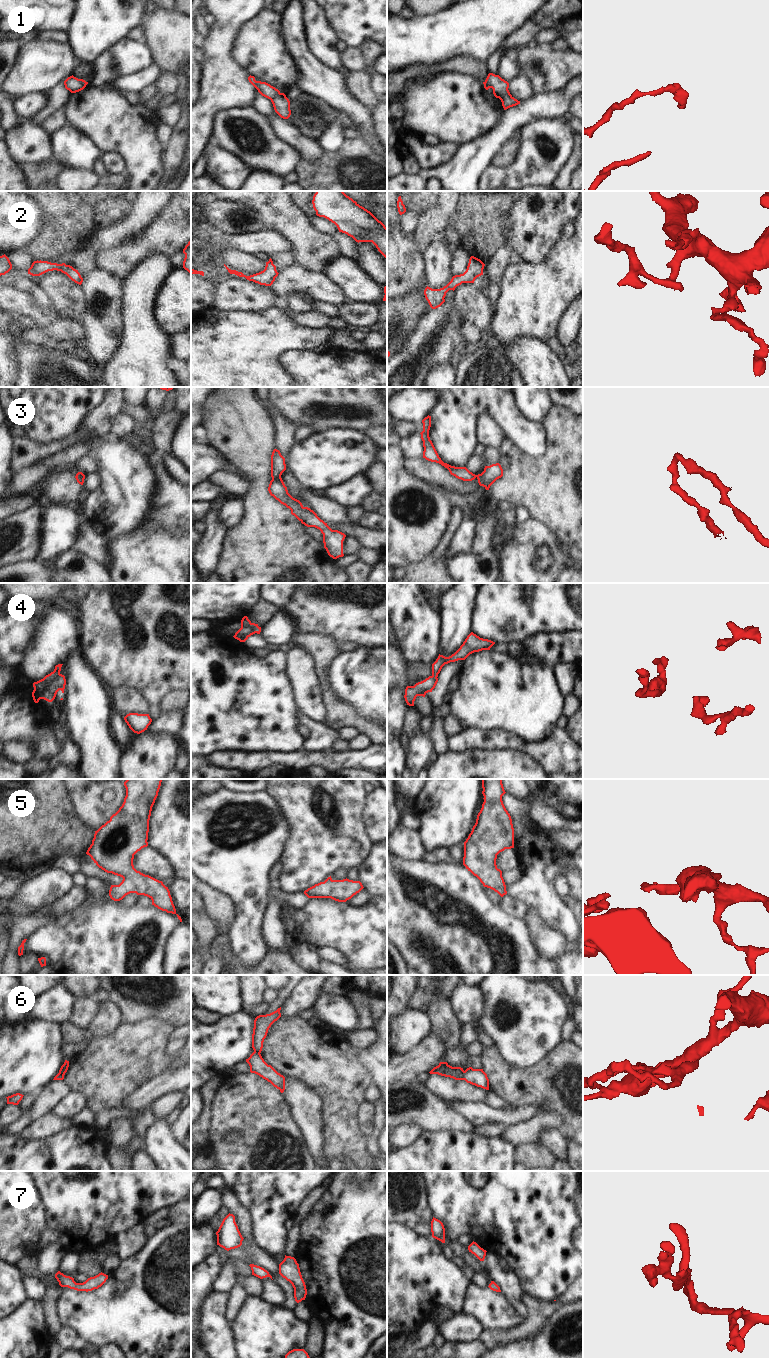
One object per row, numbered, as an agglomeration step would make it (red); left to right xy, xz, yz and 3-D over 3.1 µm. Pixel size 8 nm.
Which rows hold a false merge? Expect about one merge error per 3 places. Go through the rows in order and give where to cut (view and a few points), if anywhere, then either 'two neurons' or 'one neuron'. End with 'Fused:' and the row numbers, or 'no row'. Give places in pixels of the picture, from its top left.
1: xz (279, 92), (270, 99) | two neurons
2: no cut | one neuron
3: no cut | one neuron
4: no cut | one neuron
5: no cut | one neuron
6: yz (463, 1071), (464, 1079) | two neurons
7: no cut | one neuron
Fused: 1, 6

